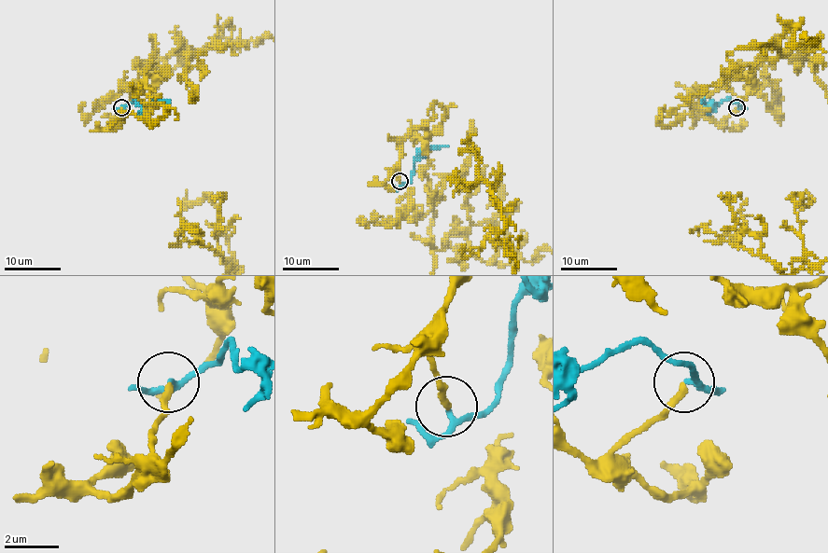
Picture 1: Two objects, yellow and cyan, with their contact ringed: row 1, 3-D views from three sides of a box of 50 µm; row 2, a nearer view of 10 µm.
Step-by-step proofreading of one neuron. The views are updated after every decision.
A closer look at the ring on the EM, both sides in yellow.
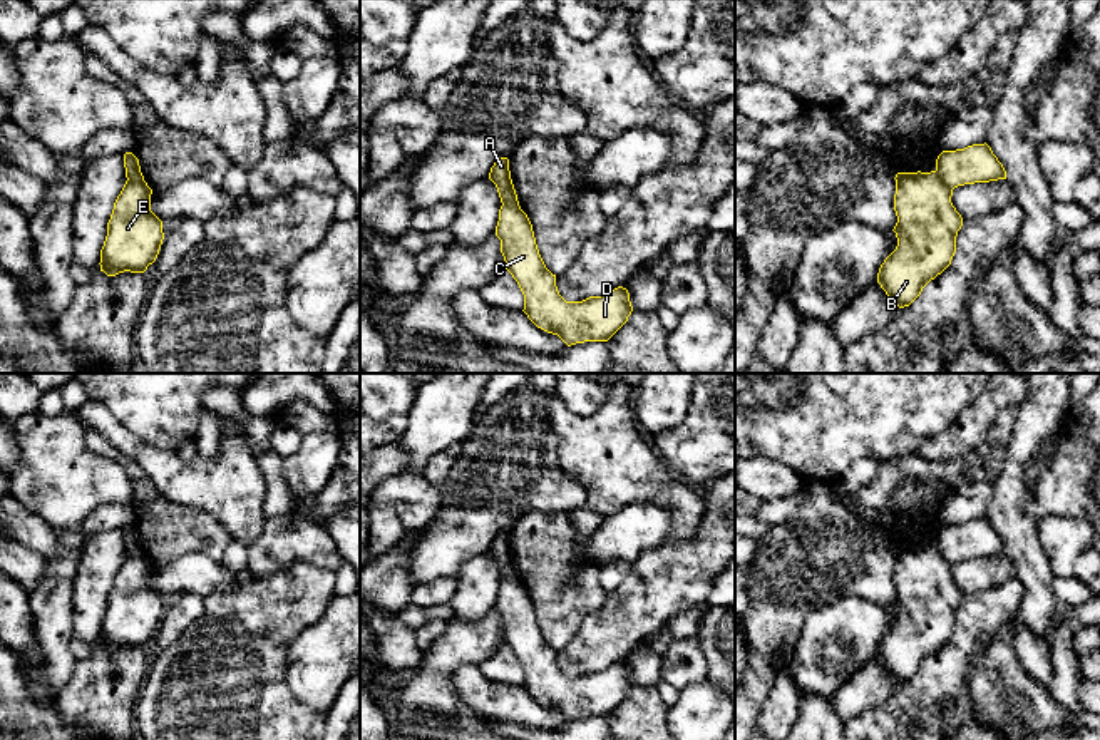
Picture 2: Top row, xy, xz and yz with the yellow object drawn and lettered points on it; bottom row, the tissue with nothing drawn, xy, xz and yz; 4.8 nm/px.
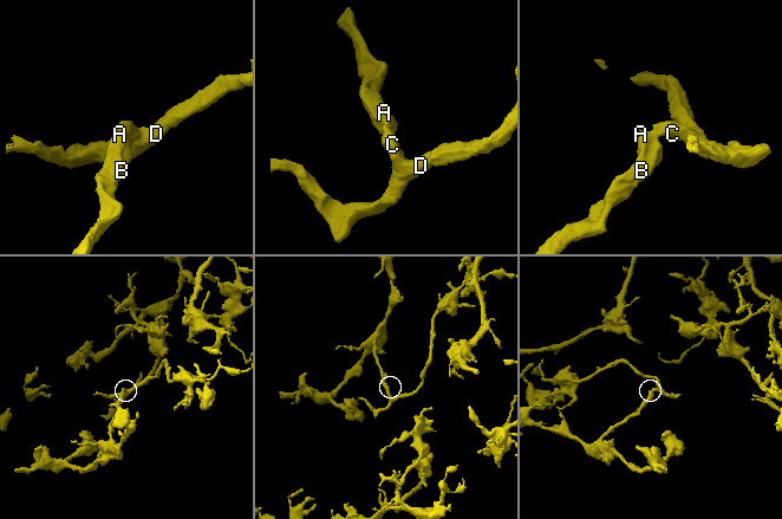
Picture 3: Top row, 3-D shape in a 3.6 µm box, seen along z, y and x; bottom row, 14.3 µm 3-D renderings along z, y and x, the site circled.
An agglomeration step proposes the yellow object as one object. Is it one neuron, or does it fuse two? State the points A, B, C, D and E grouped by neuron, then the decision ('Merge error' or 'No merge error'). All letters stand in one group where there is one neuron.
Groups: A B E / C D. Merge error

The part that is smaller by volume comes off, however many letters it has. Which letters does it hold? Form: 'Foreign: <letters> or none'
Foreign: C, D

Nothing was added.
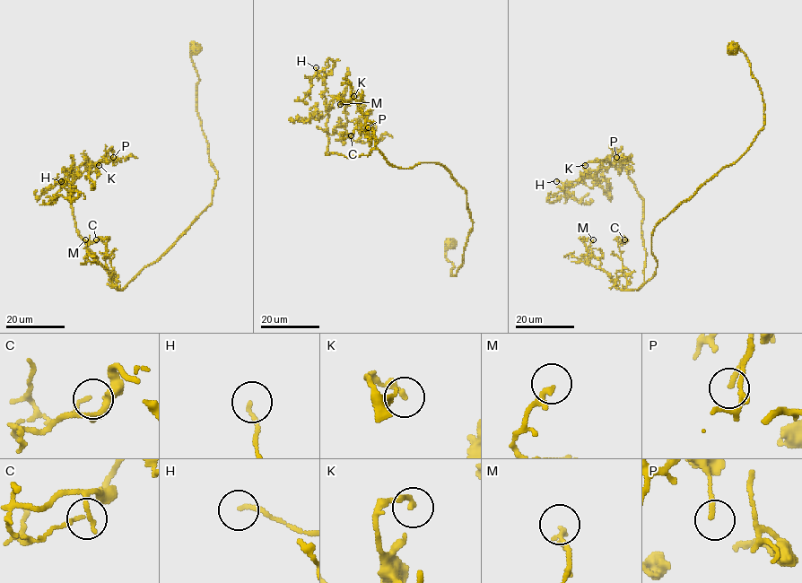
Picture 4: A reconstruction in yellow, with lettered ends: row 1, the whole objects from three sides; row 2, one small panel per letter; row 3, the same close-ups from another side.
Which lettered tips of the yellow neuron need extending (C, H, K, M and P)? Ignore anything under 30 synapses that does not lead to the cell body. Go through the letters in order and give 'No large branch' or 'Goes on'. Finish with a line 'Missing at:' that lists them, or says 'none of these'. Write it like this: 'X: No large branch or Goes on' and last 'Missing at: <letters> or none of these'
C: No large branch
H: No large branch
K: No large branch
M: No large branch
P: No large branch
Missing at: none of these

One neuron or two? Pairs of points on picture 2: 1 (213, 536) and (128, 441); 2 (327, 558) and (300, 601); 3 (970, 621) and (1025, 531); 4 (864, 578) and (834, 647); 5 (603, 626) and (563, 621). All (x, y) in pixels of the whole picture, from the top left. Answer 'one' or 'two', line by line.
1: two
2: two
3: two
4: two
5: two

